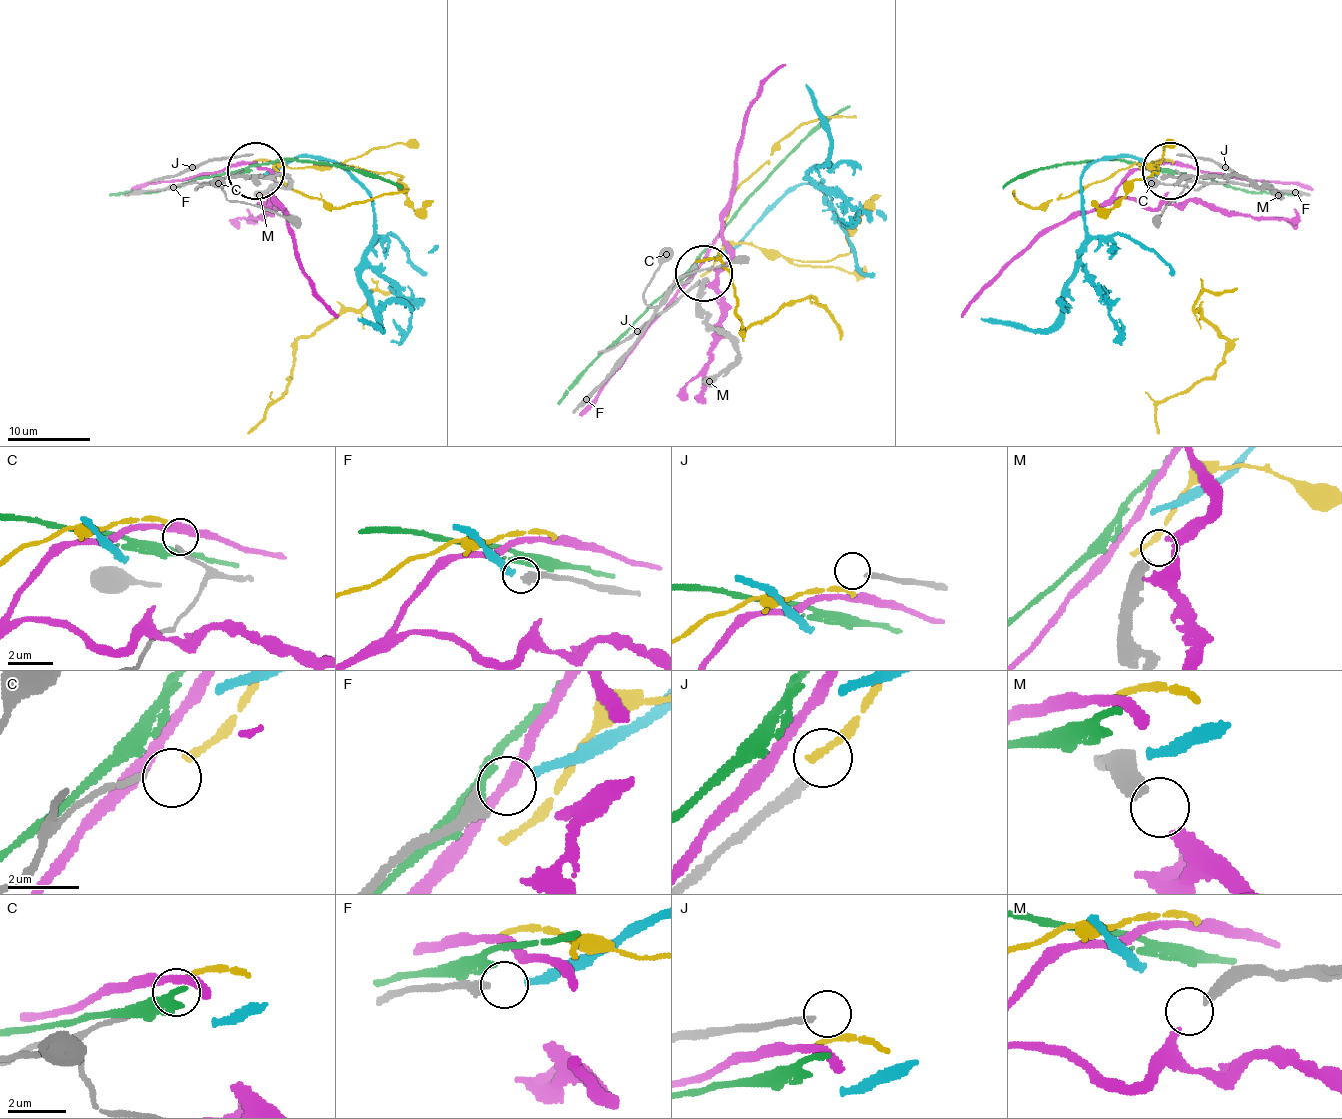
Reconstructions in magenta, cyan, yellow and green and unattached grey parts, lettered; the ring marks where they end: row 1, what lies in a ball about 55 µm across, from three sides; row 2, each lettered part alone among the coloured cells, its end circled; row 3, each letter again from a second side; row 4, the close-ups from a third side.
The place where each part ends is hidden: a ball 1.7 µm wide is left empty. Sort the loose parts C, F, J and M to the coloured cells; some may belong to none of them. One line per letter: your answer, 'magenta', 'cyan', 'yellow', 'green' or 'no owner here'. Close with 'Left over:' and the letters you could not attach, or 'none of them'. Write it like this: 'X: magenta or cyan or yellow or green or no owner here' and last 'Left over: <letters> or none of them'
C: yellow
F: cyan
J: no owner here
M: magenta
Left over: J

